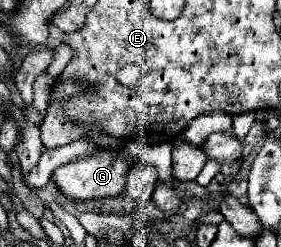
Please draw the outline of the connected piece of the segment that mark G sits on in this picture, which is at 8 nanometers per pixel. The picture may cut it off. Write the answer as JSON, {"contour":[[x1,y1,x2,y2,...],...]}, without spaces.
{"contour":[[99,150,95,156,79,158,71,164,65,164,57,168,51,174,53,184,59,188,59,192,71,200,97,200,97,198,115,198,125,190,125,172,127,172,125,158,119,156,115,150]]}

